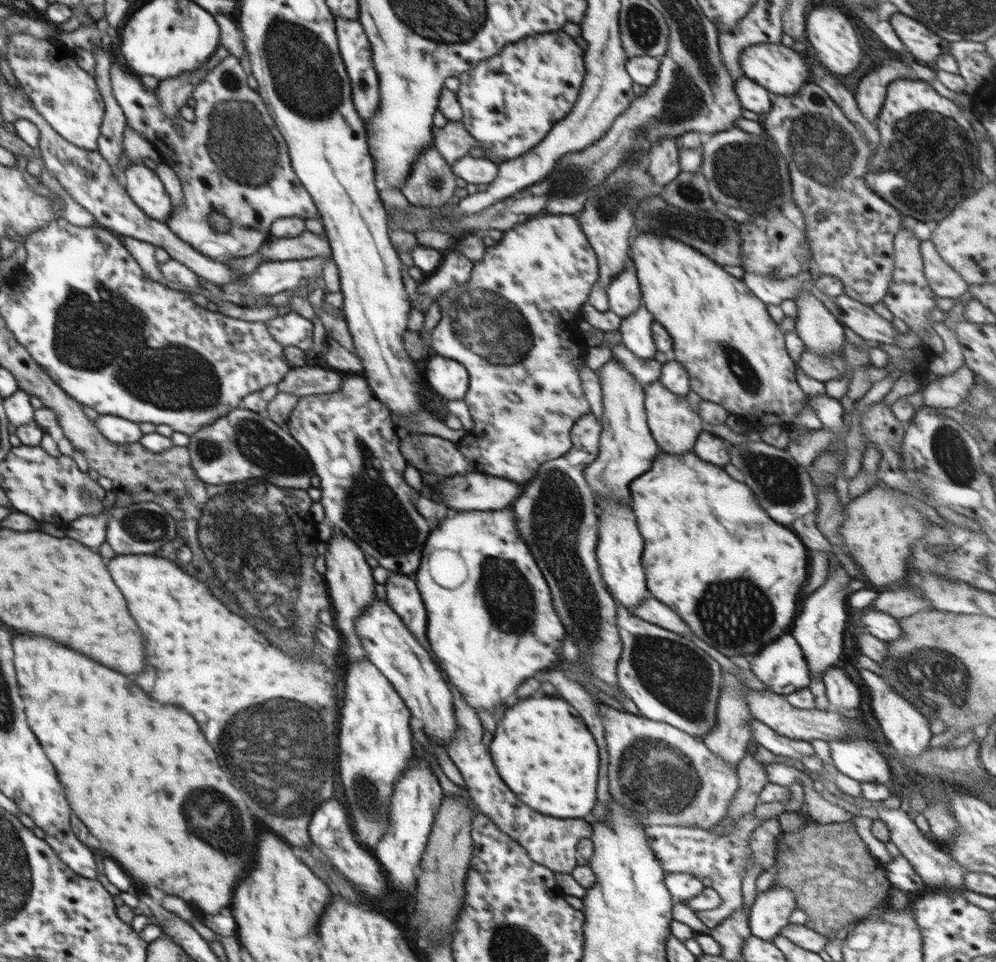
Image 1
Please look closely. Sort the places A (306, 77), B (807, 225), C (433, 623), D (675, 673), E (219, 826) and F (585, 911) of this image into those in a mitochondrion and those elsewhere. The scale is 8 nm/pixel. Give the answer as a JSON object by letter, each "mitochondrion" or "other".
{"A":"mitochondrion","B":"other","C":"other","D":"mitochondrion","E":"mitochondrion","F":"other"}

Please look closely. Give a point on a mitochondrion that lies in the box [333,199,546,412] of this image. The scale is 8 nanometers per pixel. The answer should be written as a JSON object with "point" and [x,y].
{"point":[483,322]}

